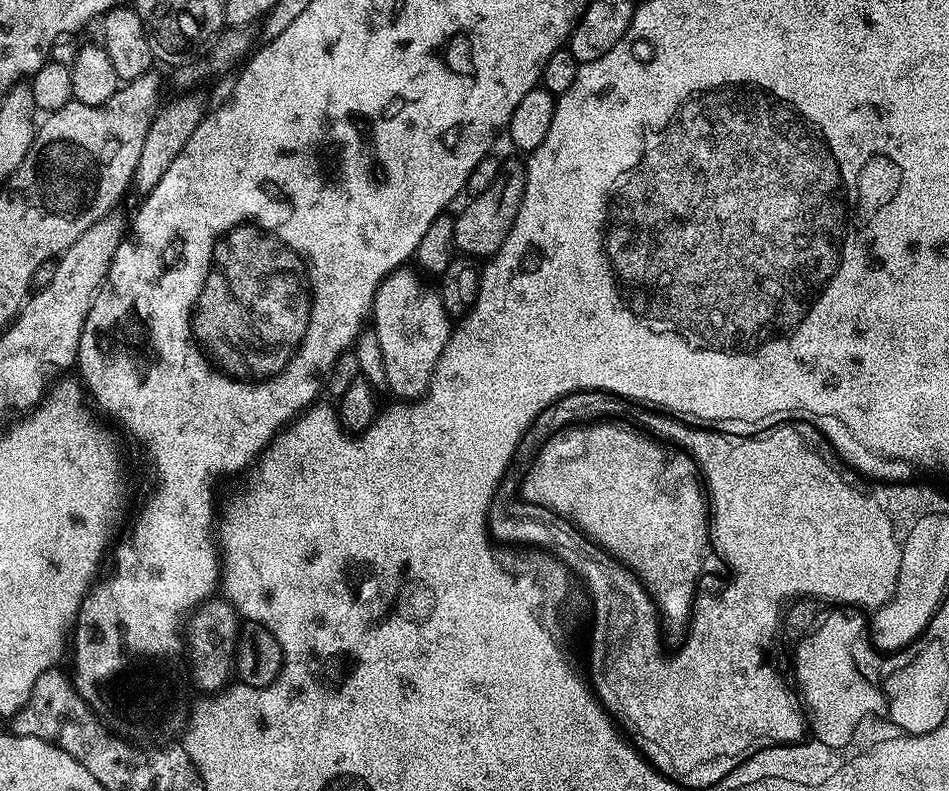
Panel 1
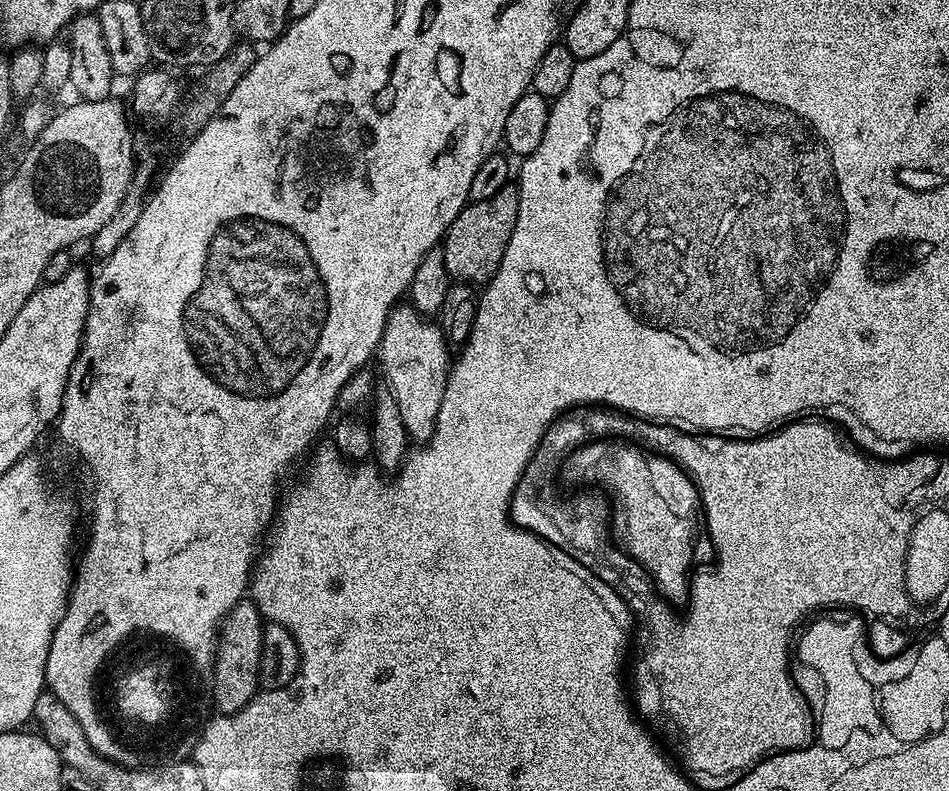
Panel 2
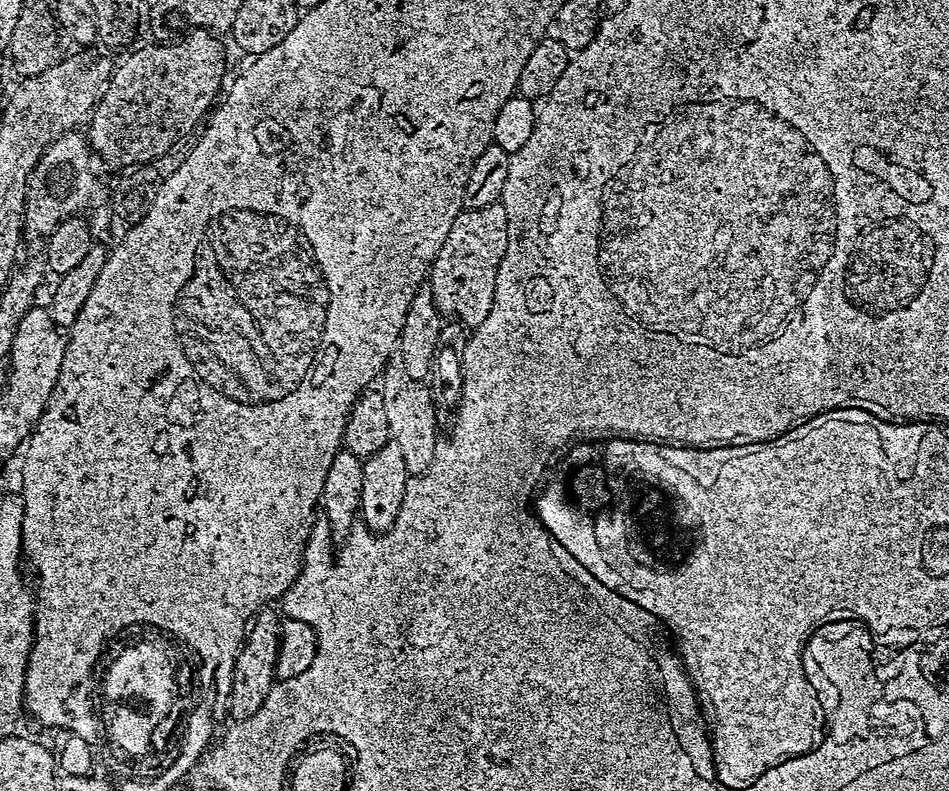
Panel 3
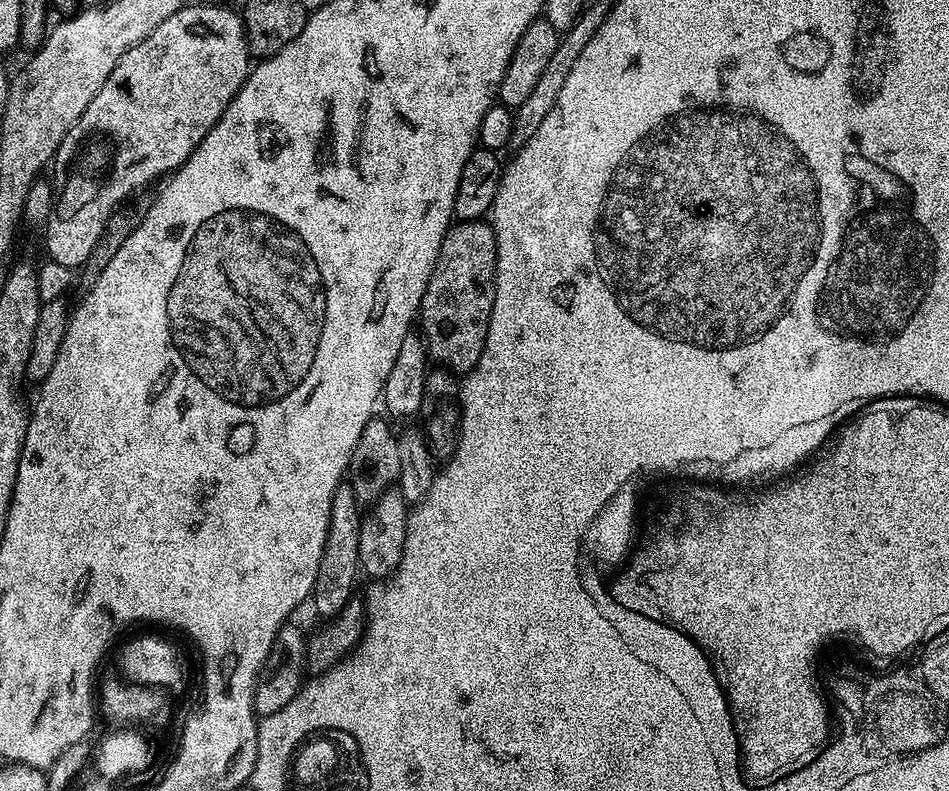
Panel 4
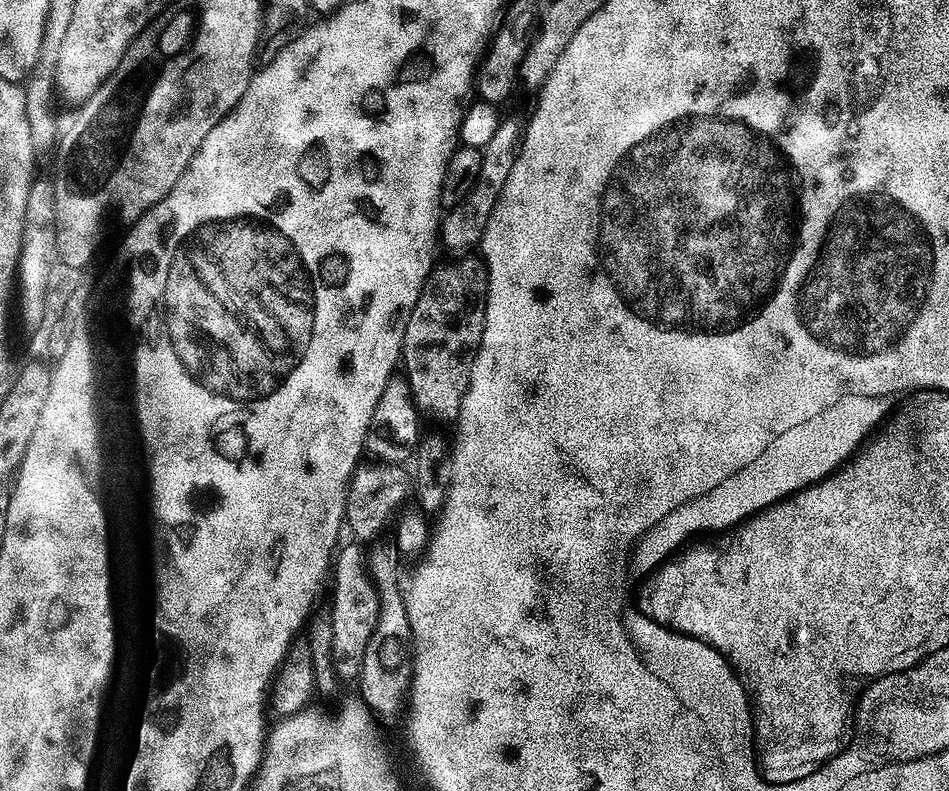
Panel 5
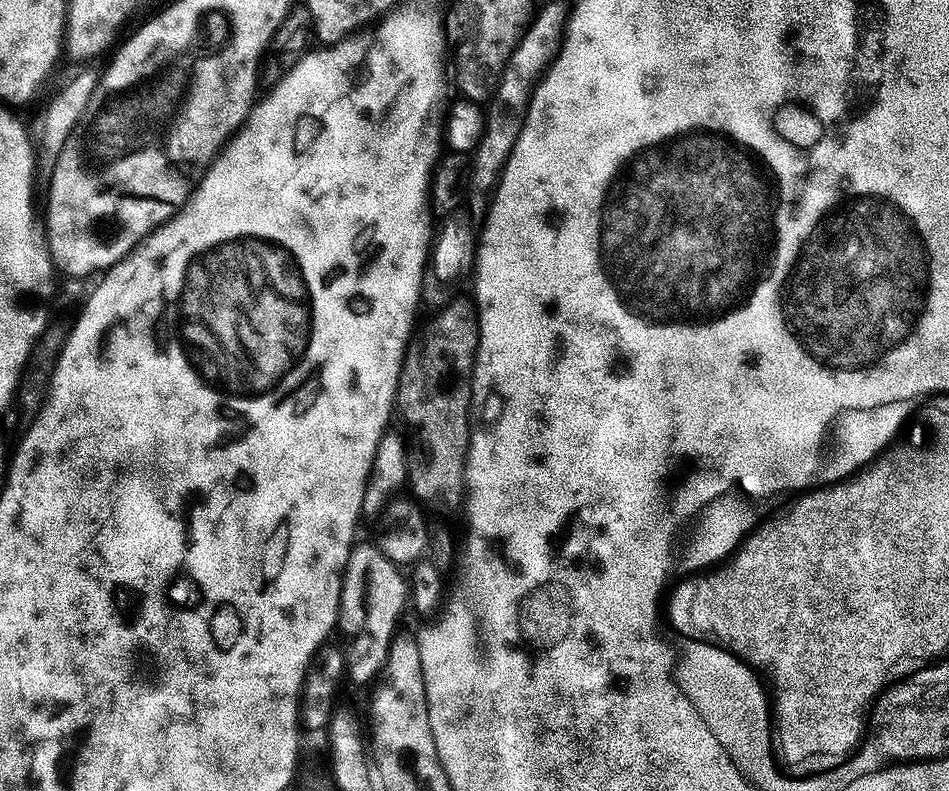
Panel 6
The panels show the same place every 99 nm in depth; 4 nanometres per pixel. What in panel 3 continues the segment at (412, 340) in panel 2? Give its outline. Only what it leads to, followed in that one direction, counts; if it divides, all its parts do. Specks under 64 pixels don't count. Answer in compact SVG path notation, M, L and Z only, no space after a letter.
M389 366L382 373L382 393L385 398L386 417L389 422L391 440L398 442L402 459L406 462L409 477L423 476L432 471L436 460L438 439L436 440L436 416L438 409L432 400L431 388L423 383L407 378L400 378L396 384L395 367Z

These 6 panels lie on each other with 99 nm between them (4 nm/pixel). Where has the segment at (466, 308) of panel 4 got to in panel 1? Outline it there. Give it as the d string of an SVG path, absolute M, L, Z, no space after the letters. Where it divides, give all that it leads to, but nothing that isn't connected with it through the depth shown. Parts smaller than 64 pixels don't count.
M504 160L498 174L482 194L471 197L461 216L455 217L454 244L463 255L469 258L491 258L506 242L506 234L510 234L510 226L514 226L514 218L518 214L518 206L524 200L526 190L526 174L528 169L525 161Z

